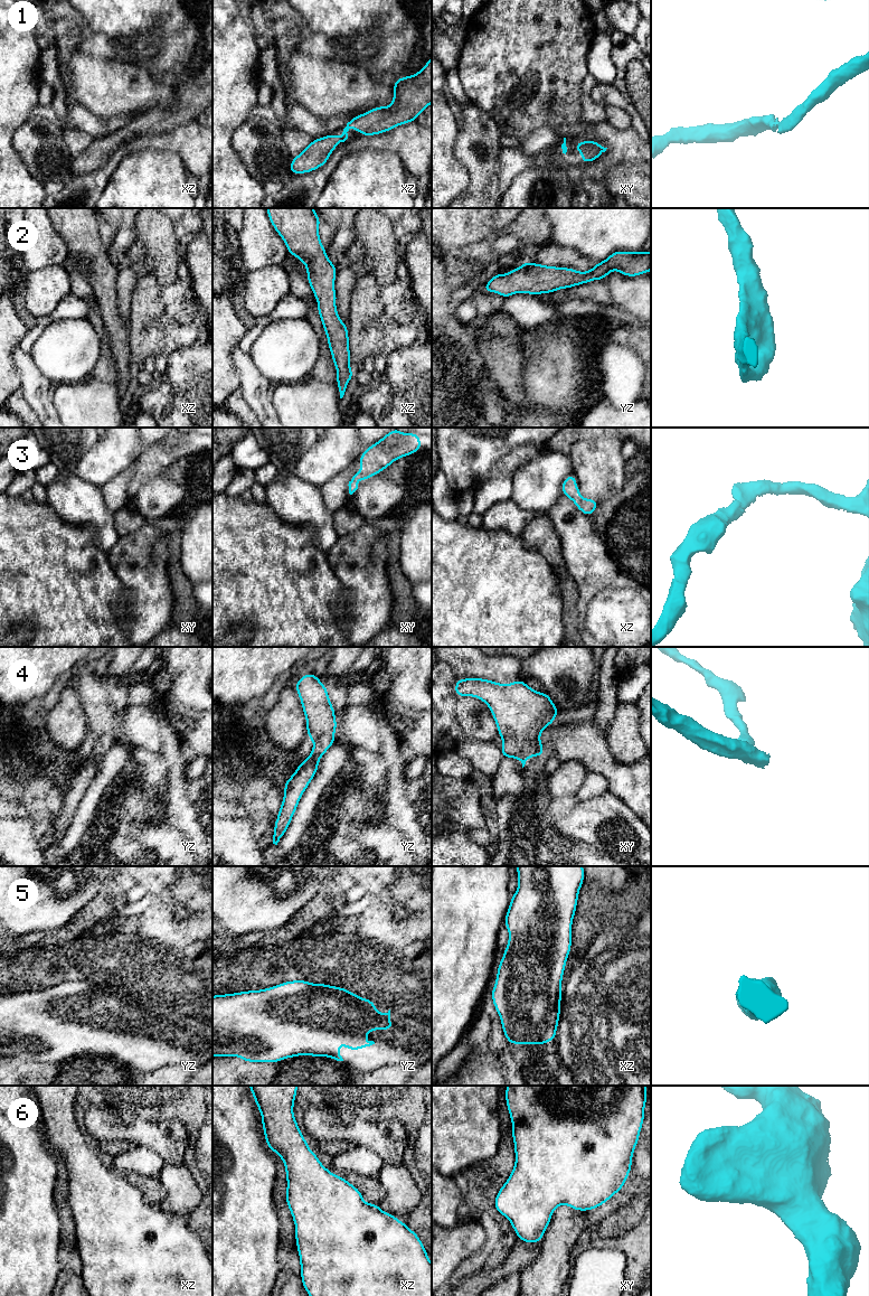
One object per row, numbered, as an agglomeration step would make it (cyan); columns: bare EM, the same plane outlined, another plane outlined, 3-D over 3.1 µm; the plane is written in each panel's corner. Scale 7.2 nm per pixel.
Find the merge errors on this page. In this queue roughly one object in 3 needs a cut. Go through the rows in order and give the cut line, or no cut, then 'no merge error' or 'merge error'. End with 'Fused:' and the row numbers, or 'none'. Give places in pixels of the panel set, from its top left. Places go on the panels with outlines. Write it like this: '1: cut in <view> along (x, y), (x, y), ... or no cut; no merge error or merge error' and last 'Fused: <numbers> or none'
1: no cut; no merge error
2: no cut; no merge error
3: no cut; no merge error
4: no cut; no merge error
5: no cut; no merge error
6: no cut; no merge error
Fused: none

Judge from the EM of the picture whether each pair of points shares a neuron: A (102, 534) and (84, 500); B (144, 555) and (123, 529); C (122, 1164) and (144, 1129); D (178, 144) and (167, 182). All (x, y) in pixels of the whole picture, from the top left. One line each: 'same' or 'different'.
A: same
B: different
C: different
D: different

